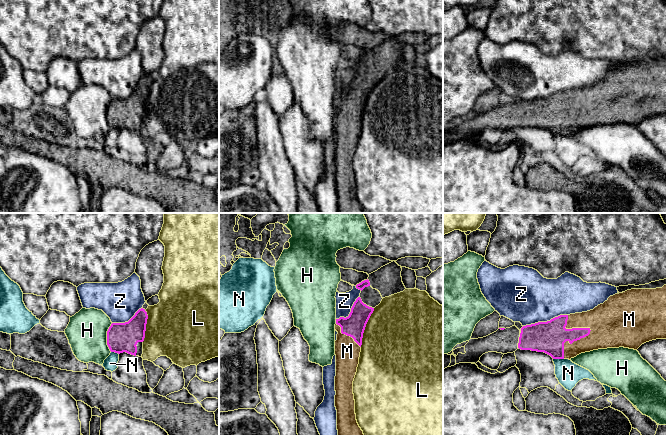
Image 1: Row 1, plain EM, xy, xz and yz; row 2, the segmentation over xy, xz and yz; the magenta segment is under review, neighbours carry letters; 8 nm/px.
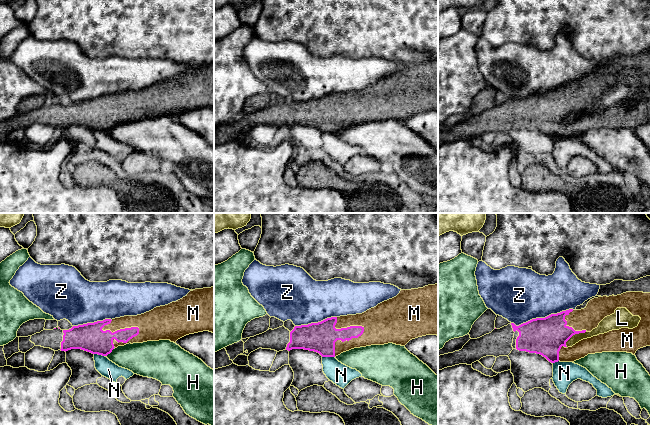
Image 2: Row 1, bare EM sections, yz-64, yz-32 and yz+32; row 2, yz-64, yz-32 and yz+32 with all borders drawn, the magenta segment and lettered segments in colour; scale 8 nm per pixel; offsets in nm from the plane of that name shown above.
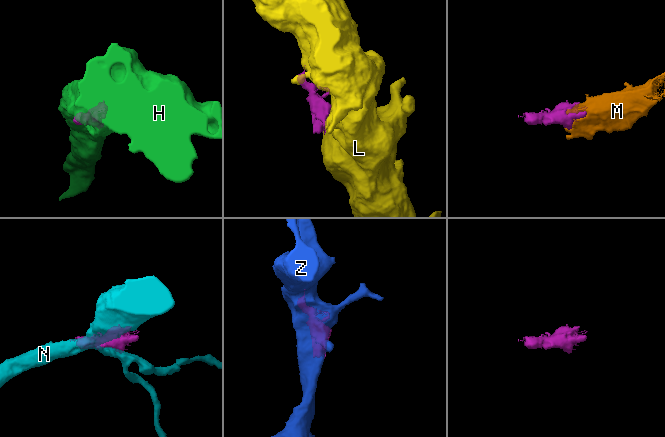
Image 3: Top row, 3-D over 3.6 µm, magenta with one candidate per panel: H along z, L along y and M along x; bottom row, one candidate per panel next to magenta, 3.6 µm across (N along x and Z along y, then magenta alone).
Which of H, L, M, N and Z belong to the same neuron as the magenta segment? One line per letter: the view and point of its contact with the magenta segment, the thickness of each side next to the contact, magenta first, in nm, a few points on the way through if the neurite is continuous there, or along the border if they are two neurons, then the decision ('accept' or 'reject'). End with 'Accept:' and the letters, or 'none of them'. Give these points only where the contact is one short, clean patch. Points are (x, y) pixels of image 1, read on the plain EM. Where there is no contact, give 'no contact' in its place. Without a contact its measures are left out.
H: contact xy (107, 113); calibres 240 and 320 nm; reject
L: contact xz (365, 102); calibres 180 and 500 nm; reject
M: contact yz (589, 109); calibres 160 and 400 nm; accept
N: contact yz (558, 134); calibres 260 and 190 nm; border yz (553, 134), (563, 135); reject
Z: contact yz (545, 98); calibres 260 and 420 nm; reject
Accept: M

